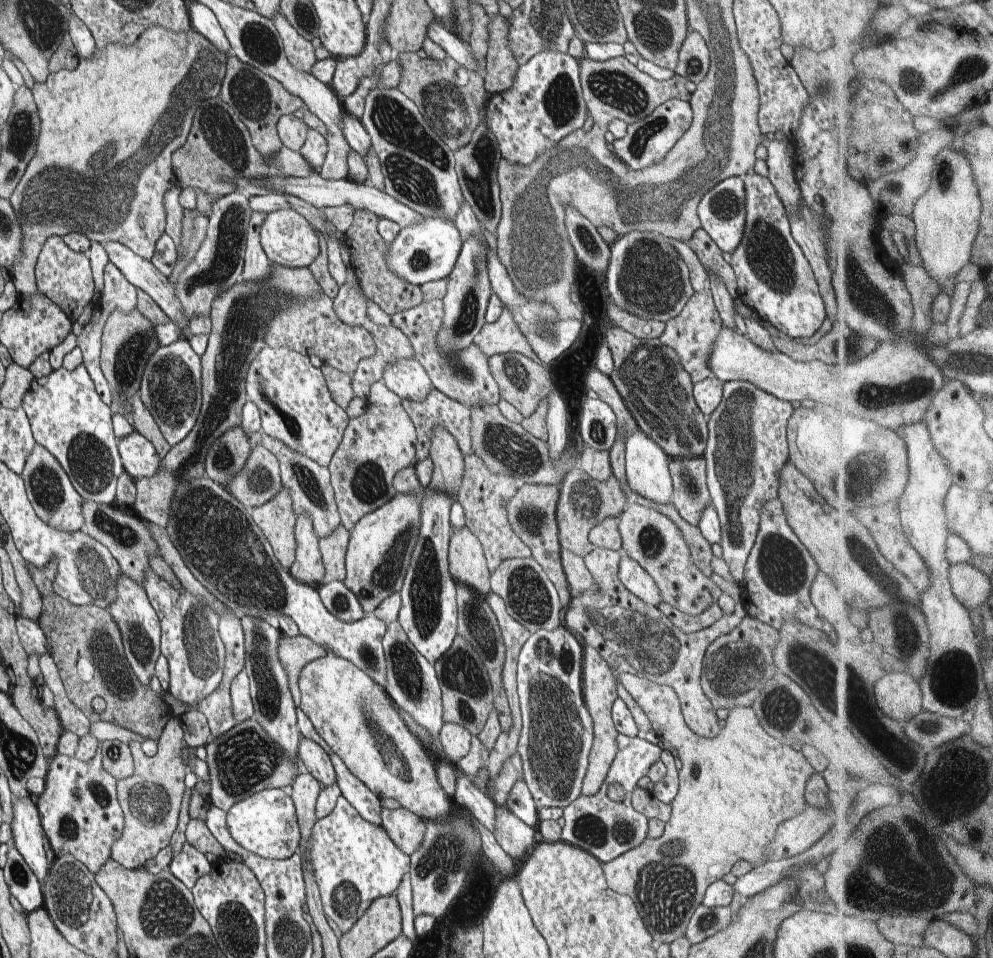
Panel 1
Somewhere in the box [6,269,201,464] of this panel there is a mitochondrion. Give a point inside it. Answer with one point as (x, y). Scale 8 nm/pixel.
(129, 355)

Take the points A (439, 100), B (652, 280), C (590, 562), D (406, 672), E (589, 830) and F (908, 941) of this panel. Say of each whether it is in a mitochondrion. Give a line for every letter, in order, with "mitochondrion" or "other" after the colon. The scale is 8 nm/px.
A: mitochondrion
B: mitochondrion
C: other
D: mitochondrion
E: mitochondrion
F: other

